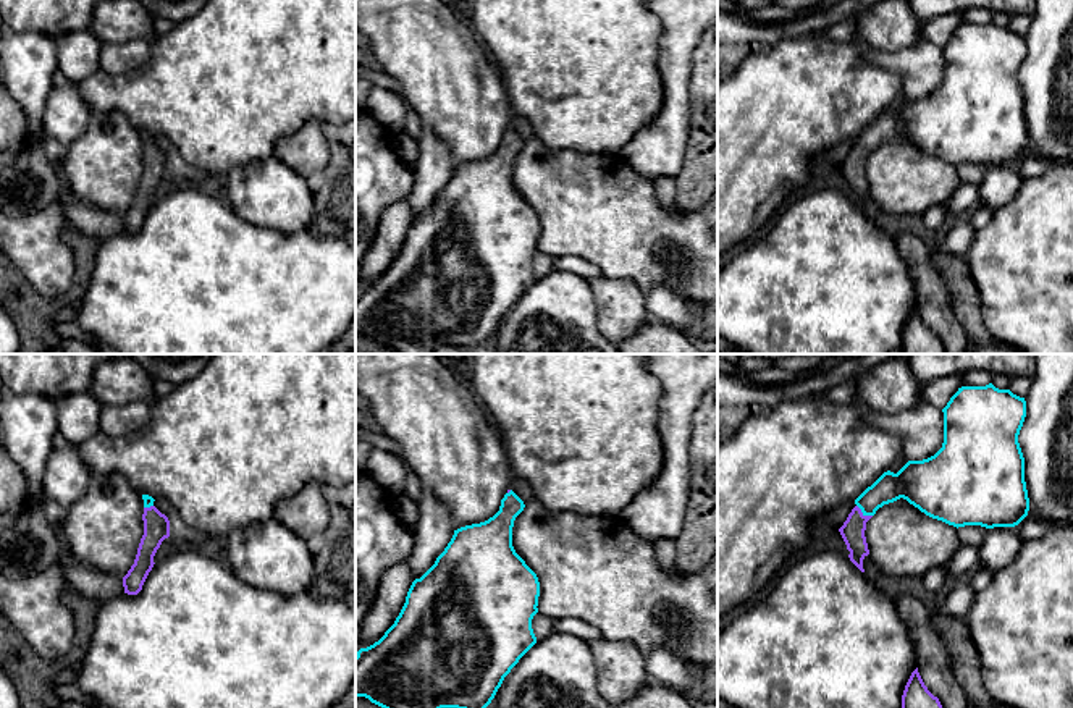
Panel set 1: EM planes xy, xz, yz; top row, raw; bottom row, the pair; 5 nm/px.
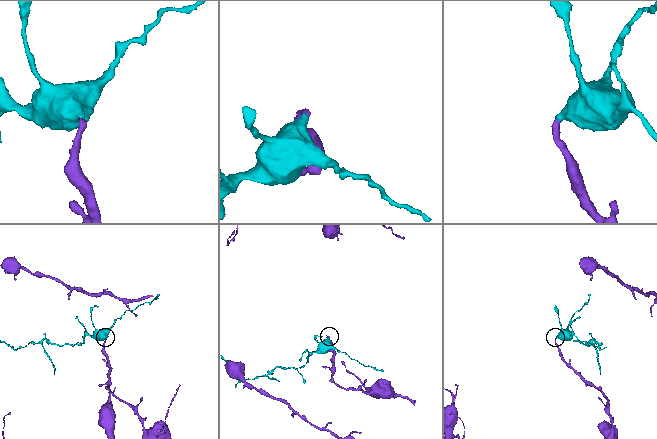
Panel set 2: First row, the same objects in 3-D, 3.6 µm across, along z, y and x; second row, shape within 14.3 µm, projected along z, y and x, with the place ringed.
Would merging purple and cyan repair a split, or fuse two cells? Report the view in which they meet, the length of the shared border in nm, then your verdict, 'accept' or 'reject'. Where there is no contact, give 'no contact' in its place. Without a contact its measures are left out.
contact in yz; length 100 nm; accept

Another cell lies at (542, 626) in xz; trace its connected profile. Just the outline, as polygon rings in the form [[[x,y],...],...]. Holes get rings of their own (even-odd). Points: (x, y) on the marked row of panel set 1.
[[[536,613],[532,619],[532,629],[536,640],[543,640],[549,637],[553,632],[556,632],[554,624],[556,624],[556,619],[546,617],[545,614]]]

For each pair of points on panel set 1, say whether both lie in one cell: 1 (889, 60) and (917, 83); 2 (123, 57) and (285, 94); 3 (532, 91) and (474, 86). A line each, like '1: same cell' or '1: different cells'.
1: same cell
2: different cells
3: different cells

